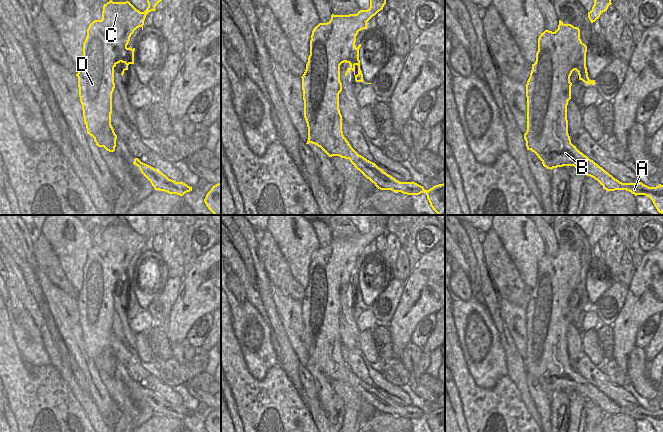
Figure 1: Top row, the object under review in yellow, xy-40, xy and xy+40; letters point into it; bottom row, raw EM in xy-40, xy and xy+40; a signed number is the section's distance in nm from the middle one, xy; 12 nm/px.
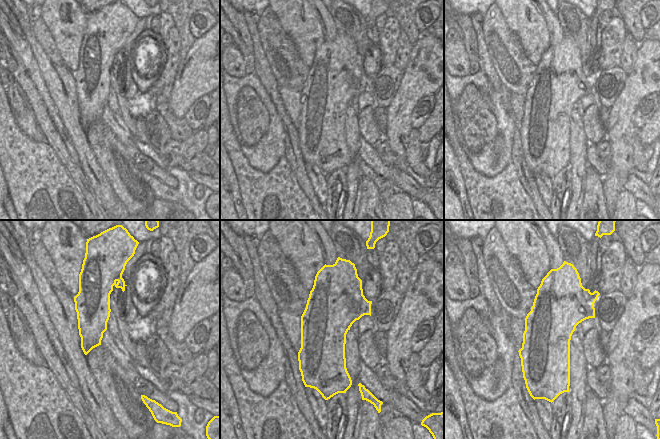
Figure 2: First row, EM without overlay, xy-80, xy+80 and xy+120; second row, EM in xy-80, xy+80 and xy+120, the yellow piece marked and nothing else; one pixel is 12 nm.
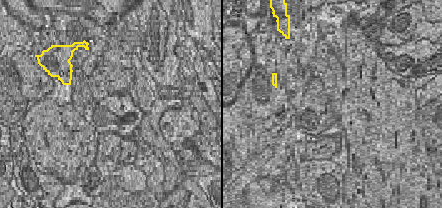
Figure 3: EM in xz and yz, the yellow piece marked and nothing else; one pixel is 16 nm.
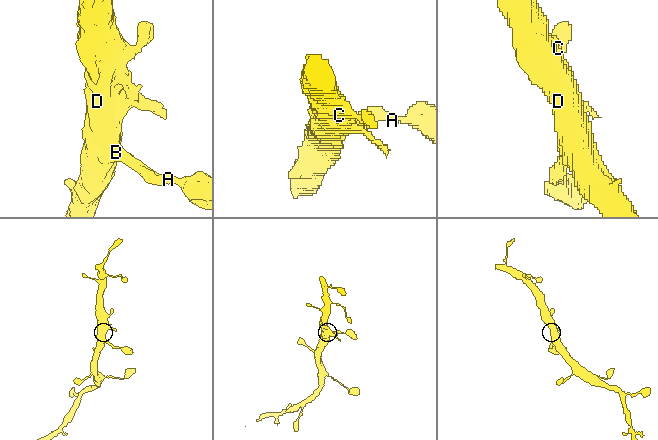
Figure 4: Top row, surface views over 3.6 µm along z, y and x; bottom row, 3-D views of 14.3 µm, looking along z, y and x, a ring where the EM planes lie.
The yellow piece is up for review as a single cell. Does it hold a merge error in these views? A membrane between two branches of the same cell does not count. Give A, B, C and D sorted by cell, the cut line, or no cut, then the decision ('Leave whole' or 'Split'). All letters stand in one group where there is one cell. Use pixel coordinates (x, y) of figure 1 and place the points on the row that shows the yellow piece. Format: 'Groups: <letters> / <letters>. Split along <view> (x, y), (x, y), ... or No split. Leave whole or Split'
Groups: A B C D. No split. Leave whole.

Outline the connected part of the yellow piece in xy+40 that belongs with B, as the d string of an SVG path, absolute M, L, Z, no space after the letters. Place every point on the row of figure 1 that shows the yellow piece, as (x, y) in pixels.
M561 20L555 32L545 30L539 36L536 61L525 85L527 150L534 152L547 169L574 166L597 180L607 191L626 190L635 196L645 195L663 215L663 185L649 187L642 182L622 183L571 143L567 120L570 76L576 70L579 80L595 85L595 80L588 77L586 52L580 29Z

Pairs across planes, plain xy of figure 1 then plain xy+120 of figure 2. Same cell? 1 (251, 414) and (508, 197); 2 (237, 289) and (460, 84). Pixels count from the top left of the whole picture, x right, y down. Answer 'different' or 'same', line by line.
1: same
2: different

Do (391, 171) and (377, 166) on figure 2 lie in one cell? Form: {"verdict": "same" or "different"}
{"verdict": "same"}

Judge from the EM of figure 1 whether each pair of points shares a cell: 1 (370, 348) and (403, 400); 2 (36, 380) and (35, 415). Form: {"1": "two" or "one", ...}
{"1": "two", "2": "one"}

